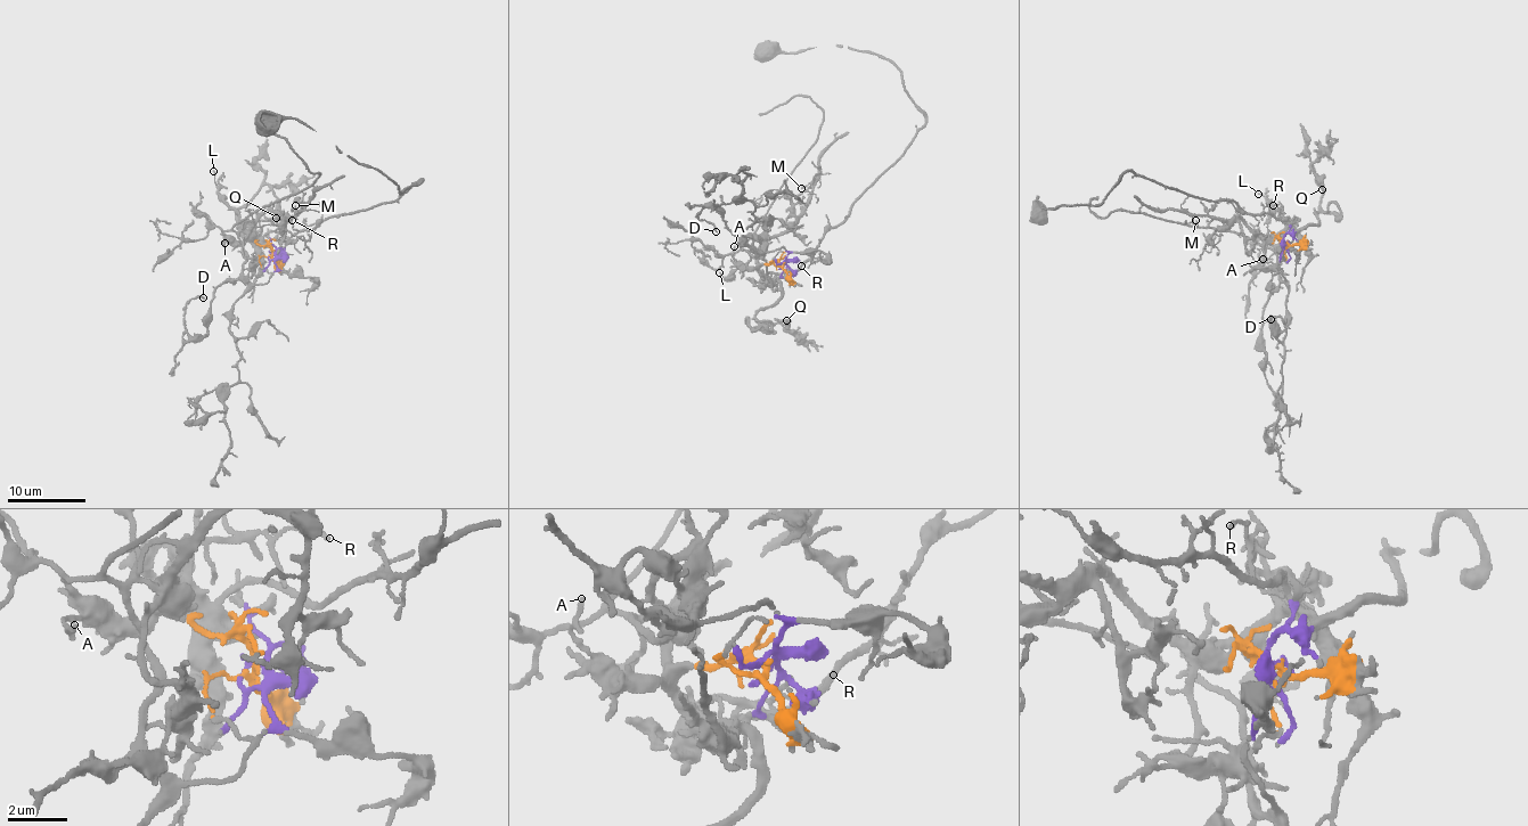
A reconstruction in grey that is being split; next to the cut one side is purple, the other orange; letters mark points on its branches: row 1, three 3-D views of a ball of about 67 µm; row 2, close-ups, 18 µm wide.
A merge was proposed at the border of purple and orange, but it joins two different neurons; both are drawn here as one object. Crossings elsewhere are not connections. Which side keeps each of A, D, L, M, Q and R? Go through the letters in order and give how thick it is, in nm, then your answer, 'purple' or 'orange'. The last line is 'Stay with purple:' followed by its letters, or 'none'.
A: calibre 100 nm; orange
D: calibre 170 nm; purple
L: calibre 120 nm; purple
M: calibre 140 nm; orange
Q: calibre 320 nm; orange
R: calibre 100 nm; orange
Stay with purple: D, L

